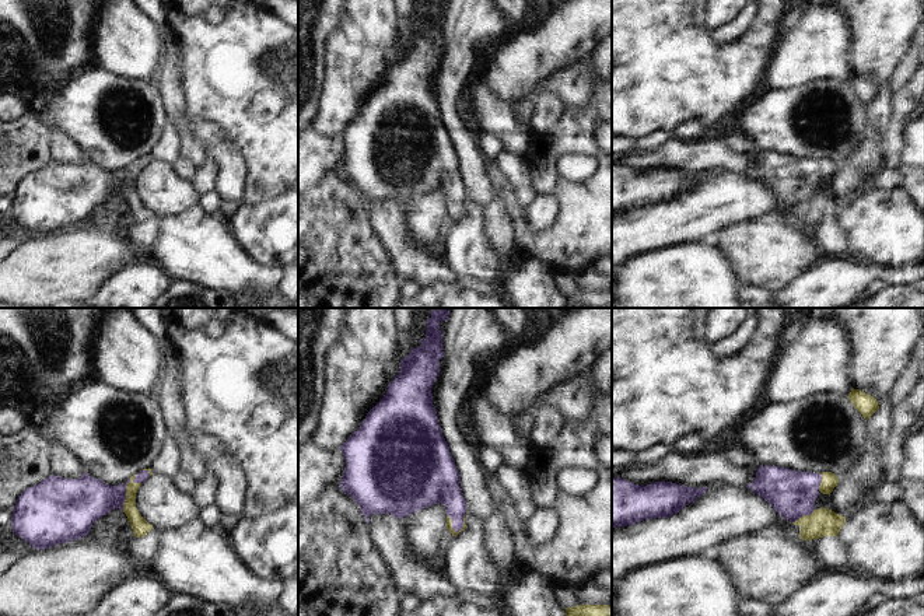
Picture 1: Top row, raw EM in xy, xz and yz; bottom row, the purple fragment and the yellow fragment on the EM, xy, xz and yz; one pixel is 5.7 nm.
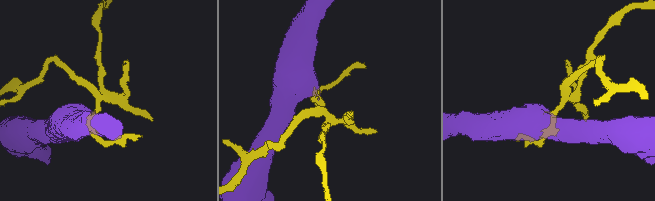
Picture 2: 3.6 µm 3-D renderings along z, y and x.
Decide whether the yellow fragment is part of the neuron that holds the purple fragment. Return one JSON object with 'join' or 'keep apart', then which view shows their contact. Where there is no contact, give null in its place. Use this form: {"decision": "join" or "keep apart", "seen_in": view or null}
{"decision": "keep apart", "seen_in": "xy"}

